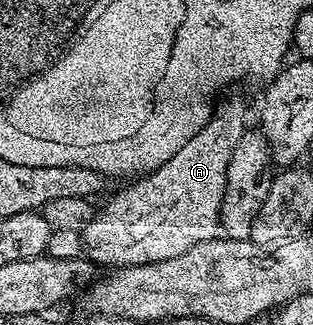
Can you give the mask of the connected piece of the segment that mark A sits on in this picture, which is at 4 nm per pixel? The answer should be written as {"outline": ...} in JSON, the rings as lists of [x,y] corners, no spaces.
{"outline":[[[226,97],[216,104],[209,123],[201,127],[201,131],[197,131],[197,135],[193,135],[193,139],[189,139],[189,143],[185,143],[185,147],[181,147],[181,151],[177,151],[173,159],[161,163],[161,167],[157,167],[152,173],[124,184],[127,186],[83,226],[81,232],[86,260],[95,262],[99,267],[157,263],[174,259],[176,255],[185,255],[189,247],[197,247],[197,243],[212,241],[220,236],[219,216],[221,199],[225,199],[225,177],[229,175],[229,159],[233,159],[237,139],[241,139],[248,128],[246,103],[239,97]]]}

